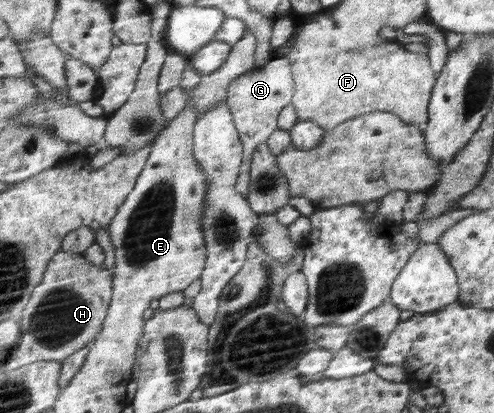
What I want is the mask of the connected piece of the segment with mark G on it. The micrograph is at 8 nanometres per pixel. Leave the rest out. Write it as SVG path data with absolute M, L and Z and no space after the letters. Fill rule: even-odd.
M276 56L264 66L252 68L228 88L228 108L234 117L235 127L243 141L243 160L240 167L240 182L236 183L236 192L245 198L248 196L248 184L251 180L251 160L256 147L266 143L270 134L277 129L278 113L292 102L296 86L287 57Z

